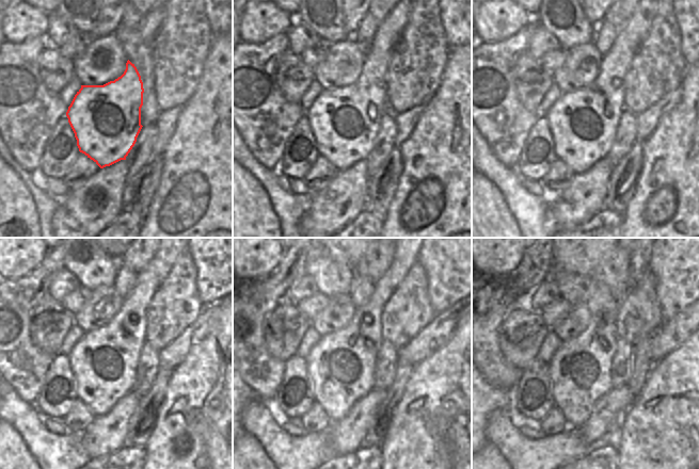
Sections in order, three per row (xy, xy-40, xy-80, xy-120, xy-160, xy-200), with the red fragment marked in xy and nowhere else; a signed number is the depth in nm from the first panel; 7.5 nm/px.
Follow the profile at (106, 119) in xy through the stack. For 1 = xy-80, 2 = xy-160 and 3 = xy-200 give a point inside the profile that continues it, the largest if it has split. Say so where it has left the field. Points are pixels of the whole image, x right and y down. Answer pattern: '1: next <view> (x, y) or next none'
1: next xy-80 (583, 123)
2: next xy-160 (340, 366)
3: next xy-200 (580, 371)

